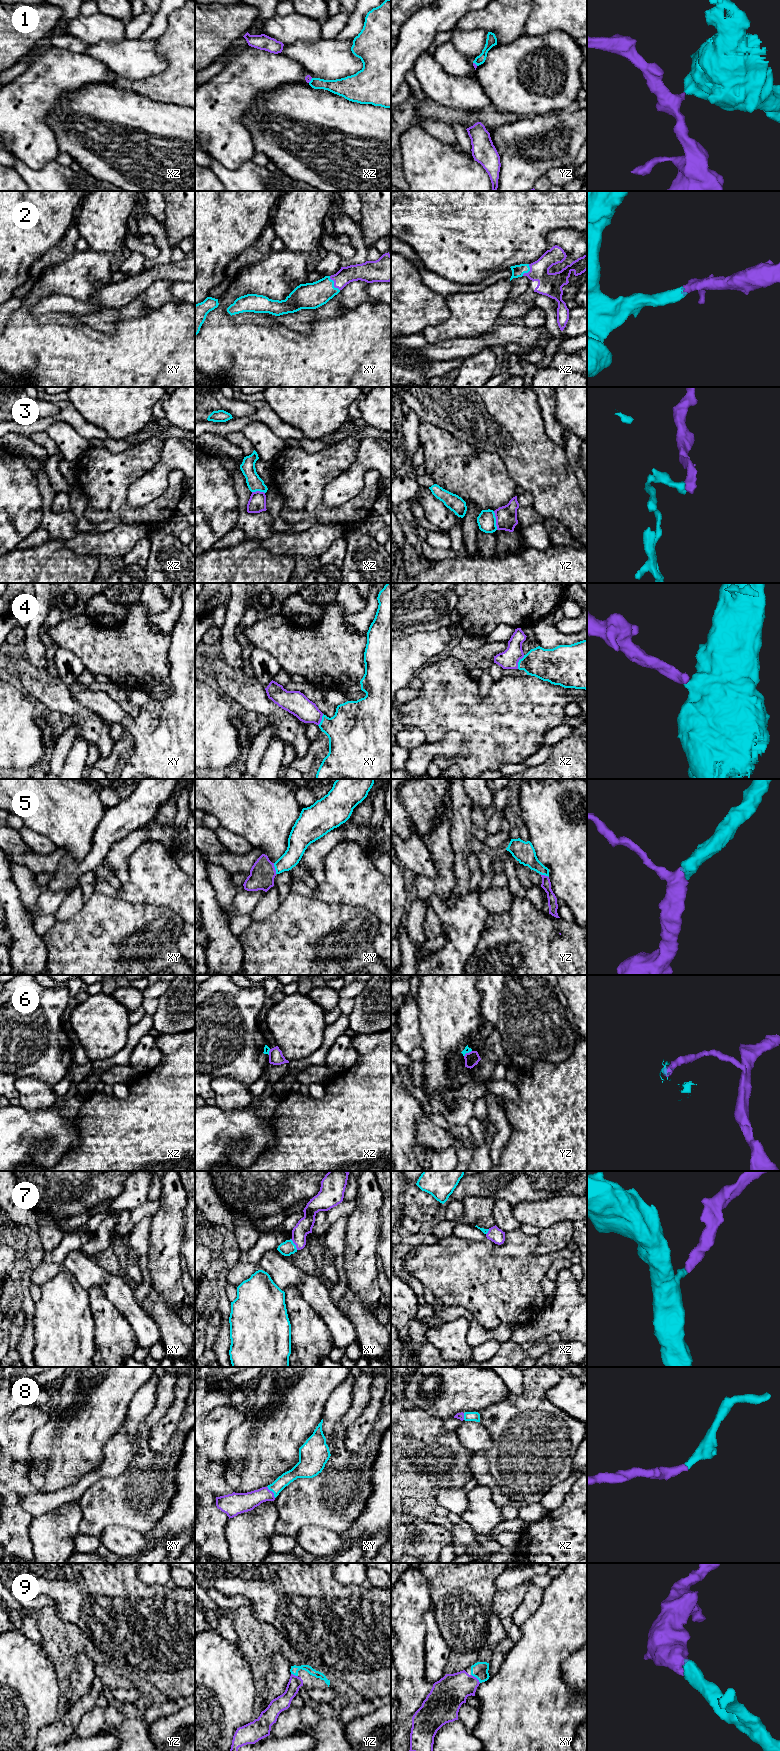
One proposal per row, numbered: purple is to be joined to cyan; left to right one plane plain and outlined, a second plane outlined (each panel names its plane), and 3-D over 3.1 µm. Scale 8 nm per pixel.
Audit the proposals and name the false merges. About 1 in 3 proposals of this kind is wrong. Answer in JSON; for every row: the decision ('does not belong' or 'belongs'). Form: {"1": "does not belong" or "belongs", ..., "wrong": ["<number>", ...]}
{"1": "does not belong", "2": "belongs", "3": "does not belong", "4": "belongs", "5": "belongs", "6": "does not belong", "7": "belongs", "8": "belongs", "9": "belongs", "wrong": ["1", "3", "6"]}

